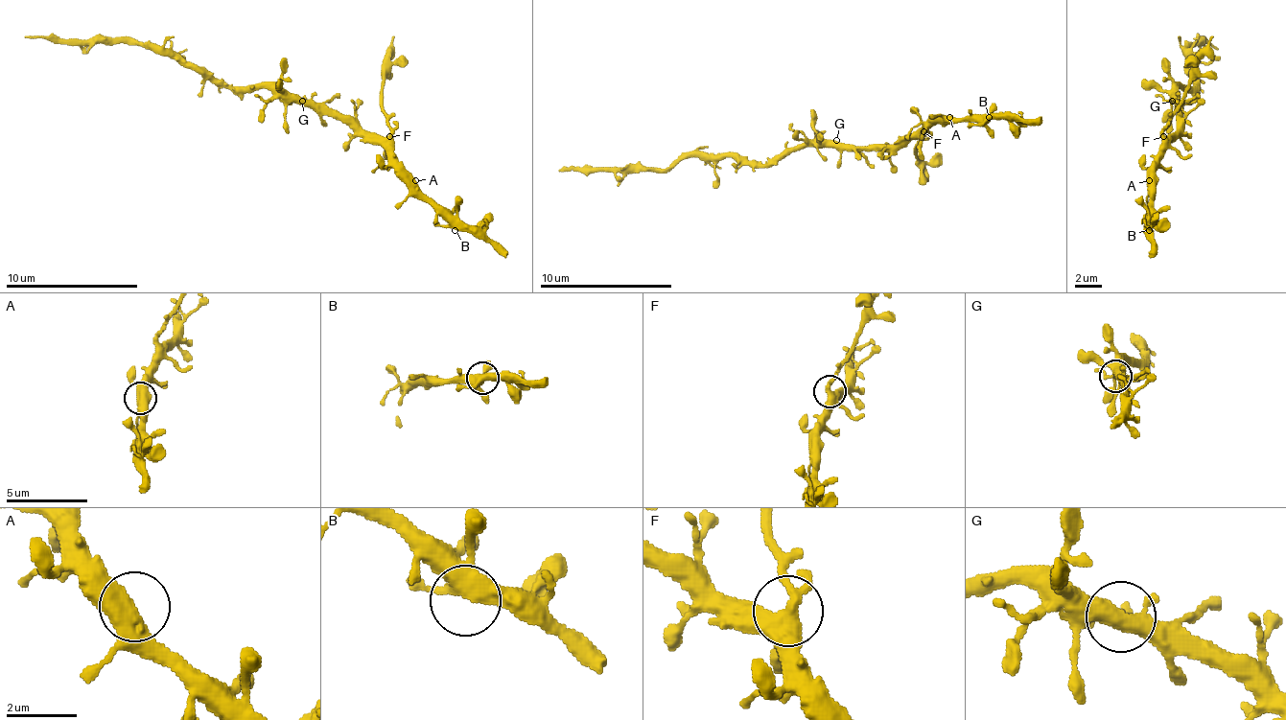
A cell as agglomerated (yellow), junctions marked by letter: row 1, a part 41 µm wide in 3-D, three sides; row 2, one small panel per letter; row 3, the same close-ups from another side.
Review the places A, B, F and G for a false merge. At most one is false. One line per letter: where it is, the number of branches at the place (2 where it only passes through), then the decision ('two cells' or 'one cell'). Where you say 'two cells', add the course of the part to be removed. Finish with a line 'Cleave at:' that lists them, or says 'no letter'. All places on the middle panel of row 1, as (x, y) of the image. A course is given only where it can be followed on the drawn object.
A: at (949, 117); 3 branches meet; one cell
B: at (989, 117); 4 branches meet; one cell
F: at (923, 131); 4 branches meet; two cells; foreign part runs (923, 130), (916, 153), (929, 180)
G: at (836, 140); 4 branches meet; one cell
Cleave at: F

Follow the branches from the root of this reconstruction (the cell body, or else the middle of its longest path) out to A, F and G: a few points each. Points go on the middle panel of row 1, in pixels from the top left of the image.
A: (823, 147), (902, 147), (913, 137), (936, 124), (943, 124), (949, 117)
F: (823, 147), (896, 147), (906, 140), (913, 140), (923, 130)
G: (823, 147), (830, 147), (836, 140)

